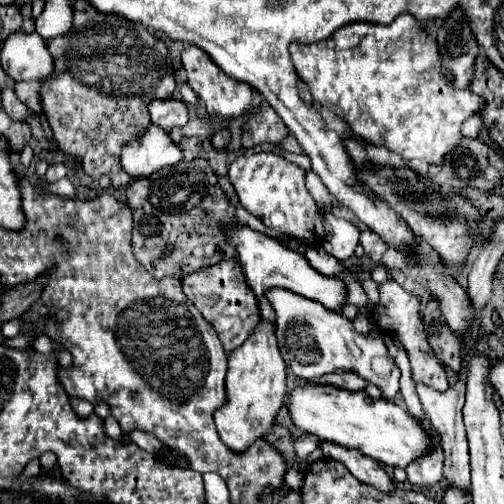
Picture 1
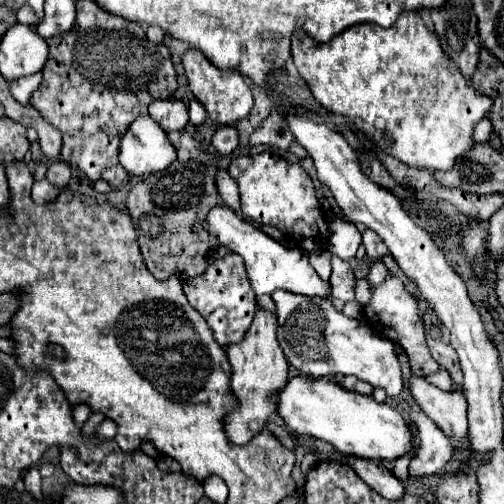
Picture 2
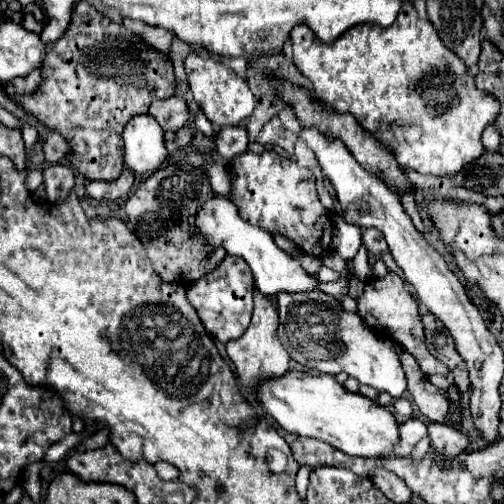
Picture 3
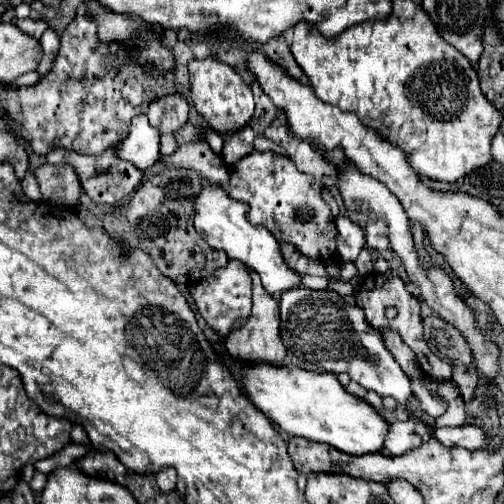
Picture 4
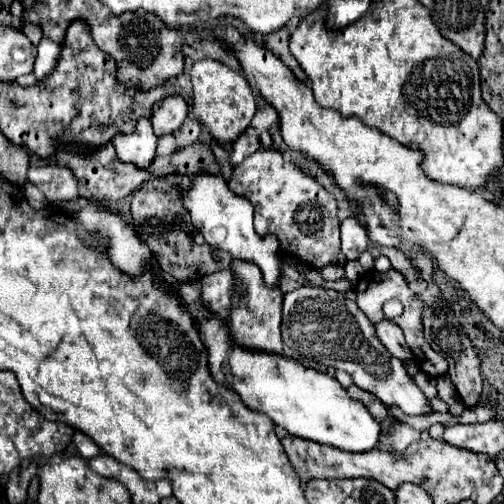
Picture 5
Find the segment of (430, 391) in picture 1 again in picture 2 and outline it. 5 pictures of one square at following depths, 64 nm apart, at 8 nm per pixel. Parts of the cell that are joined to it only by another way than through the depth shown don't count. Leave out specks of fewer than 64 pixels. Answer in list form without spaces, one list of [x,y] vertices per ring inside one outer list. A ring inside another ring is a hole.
[[[410,370],[410,392],[416,404],[422,408],[422,412],[428,418],[432,418],[442,432],[448,432],[448,436],[452,436],[456,450],[460,452],[464,448],[468,432],[464,394],[442,392],[422,376],[416,376],[412,370]]]

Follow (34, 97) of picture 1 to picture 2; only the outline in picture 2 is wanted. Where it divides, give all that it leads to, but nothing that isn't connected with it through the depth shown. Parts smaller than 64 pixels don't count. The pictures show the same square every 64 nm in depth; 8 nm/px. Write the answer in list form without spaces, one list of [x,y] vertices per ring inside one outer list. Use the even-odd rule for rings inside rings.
[[[36,72],[26,78],[18,78],[18,80],[10,82],[10,94],[20,104],[28,104],[28,96],[32,96],[32,92],[40,86],[40,82],[42,82],[42,72]]]

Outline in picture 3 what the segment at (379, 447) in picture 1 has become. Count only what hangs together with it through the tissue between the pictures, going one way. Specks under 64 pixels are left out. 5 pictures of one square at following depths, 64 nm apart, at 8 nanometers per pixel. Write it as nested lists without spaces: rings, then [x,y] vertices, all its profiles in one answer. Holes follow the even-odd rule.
[[[288,370],[280,378],[264,378],[256,386],[256,400],[286,432],[322,440],[350,456],[388,456],[398,442],[398,422],[388,408],[370,402],[366,396],[350,394],[330,374],[310,376],[298,370]]]

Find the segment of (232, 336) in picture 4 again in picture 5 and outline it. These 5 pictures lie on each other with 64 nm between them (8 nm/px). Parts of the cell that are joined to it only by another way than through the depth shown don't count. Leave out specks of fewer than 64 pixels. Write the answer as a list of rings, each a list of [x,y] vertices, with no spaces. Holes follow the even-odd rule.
[[[232,260],[232,274],[236,276],[234,298],[232,298],[232,314],[230,314],[230,330],[234,332],[234,340],[248,348],[258,348],[264,352],[282,354],[282,338],[280,338],[280,322],[282,322],[282,292],[278,286],[266,286],[262,272],[256,264],[246,260]]]

